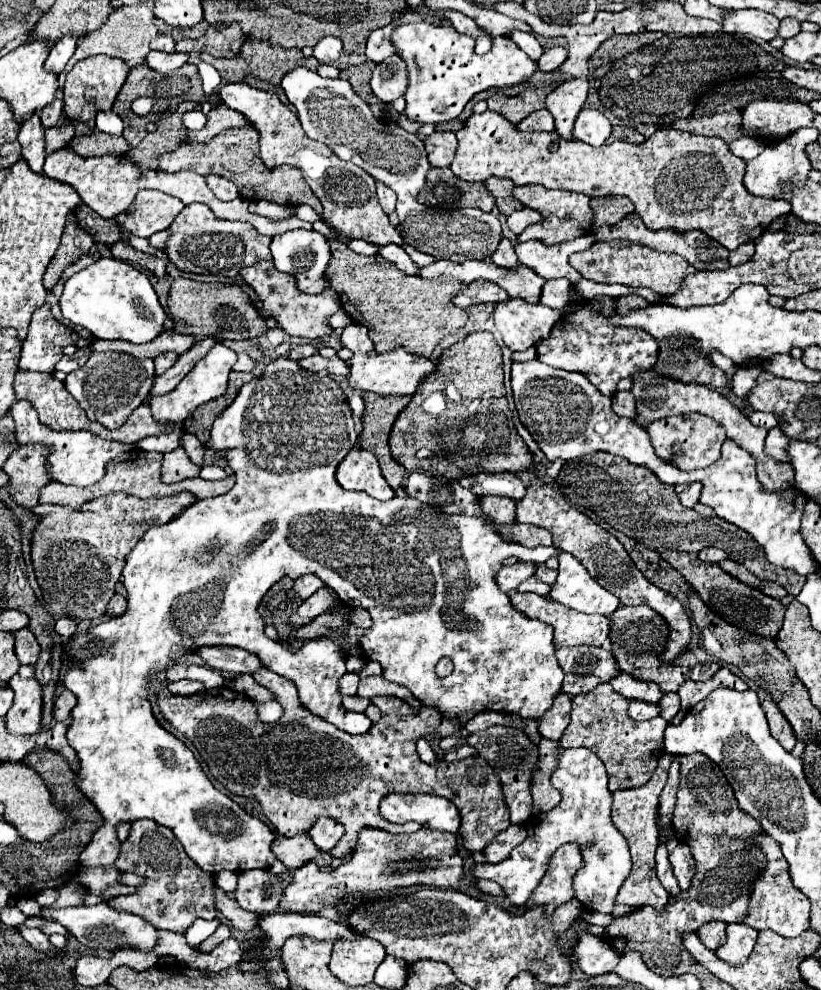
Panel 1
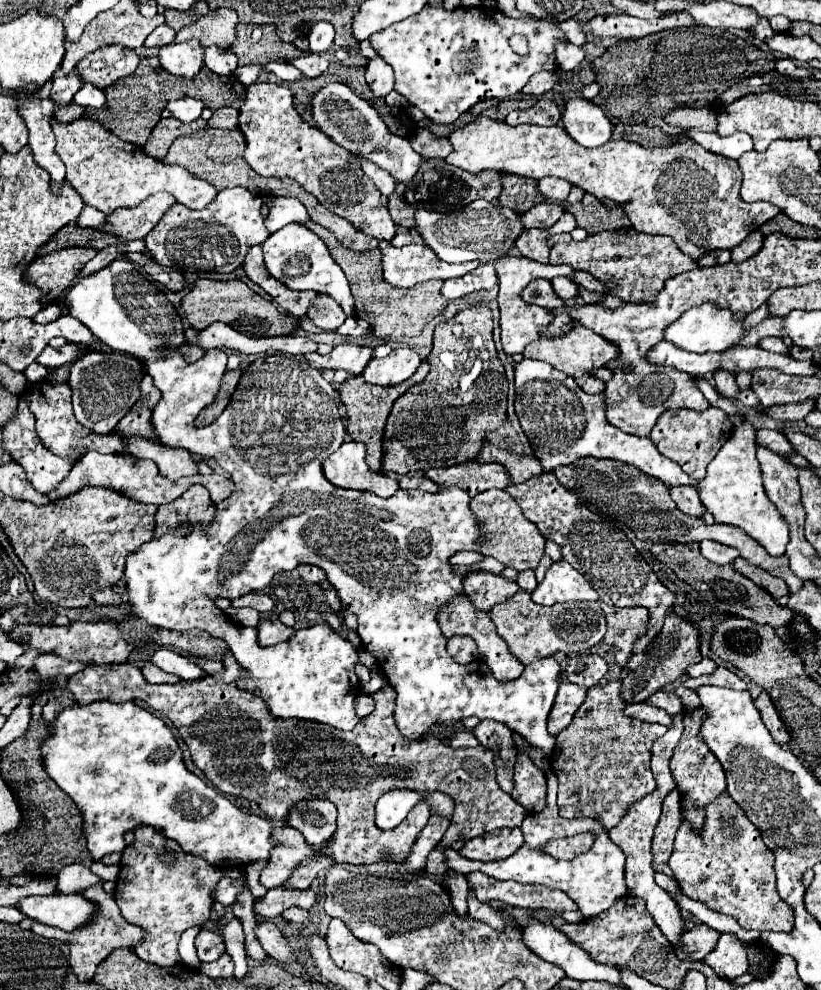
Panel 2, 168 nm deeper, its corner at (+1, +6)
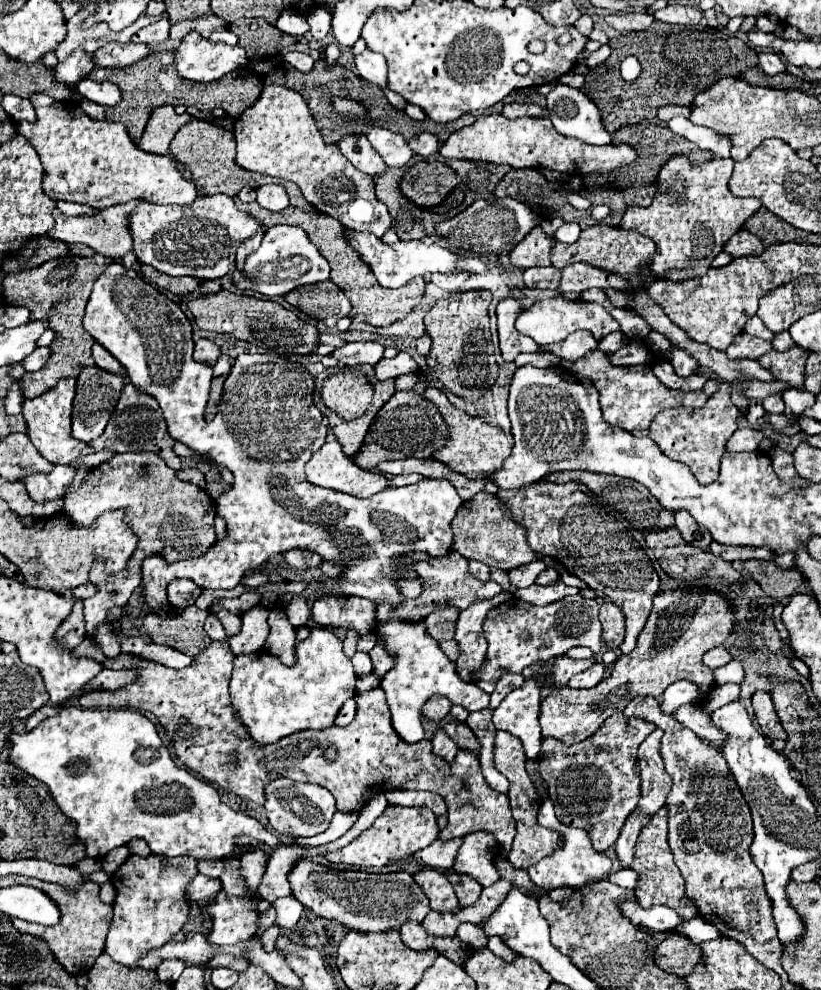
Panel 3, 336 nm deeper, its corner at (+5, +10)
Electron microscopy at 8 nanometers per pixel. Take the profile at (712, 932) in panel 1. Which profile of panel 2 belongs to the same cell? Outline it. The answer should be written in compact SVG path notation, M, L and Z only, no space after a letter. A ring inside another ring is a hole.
M695 925L691 927L681 943L683 943L683 949L675 949L675 953L681 957L681 959L691 959L691 961L703 961L703 957L715 949L717 945L717 939L719 939L719 931L711 929L709 925Z

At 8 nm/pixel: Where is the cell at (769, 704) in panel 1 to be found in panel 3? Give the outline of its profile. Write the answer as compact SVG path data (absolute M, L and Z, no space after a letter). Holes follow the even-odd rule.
M757 691L753 695L753 709L755 709L757 723L761 725L765 737L769 737L769 739L785 739L787 737L777 713L775 713L775 707L773 707L769 693Z

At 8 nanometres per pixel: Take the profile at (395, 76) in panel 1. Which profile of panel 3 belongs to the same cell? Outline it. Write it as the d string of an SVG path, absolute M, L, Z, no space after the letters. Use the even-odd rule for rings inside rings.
M365 49L361 55L355 55L355 67L365 81L377 87L387 85L387 63L381 53Z

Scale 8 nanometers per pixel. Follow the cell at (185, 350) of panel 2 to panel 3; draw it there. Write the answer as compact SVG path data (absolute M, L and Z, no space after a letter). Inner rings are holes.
M199 339L199 341L195 341L195 353L193 353L193 357L195 357L195 361L199 361L199 363L207 363L207 365L215 365L217 363L217 359L219 359L219 355L221 355L221 349L213 343L213 341L209 341L209 339Z

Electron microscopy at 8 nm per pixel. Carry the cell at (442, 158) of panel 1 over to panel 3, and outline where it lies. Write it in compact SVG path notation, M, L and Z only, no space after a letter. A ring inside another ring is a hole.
M421 133L421 135L417 135L417 137L413 137L413 139L409 141L409 147L413 149L415 155L429 157L429 155L433 155L433 153L439 151L441 143L437 141L435 135L431 135L431 133Z

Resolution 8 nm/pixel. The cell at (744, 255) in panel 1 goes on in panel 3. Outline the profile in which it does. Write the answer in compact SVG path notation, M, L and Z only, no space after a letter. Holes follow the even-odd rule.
M741 229L725 243L723 249L733 257L749 257L749 255L761 255L765 247L761 245L759 237L753 237L749 231Z

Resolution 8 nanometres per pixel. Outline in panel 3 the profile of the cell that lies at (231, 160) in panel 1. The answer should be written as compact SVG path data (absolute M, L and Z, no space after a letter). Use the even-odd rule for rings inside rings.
M193 119L189 123L185 123L177 135L173 137L171 145L171 155L177 157L179 163L183 163L191 175L193 175L193 183L205 193L205 195L215 195L215 193L223 193L223 195L229 195L229 197L235 197L243 187L261 187L265 183L277 183L277 185L283 185L289 199L291 199L291 205L293 207L299 207L299 209L305 209L305 211L315 211L303 197L301 197L301 191L297 189L295 183L291 181L285 181L285 179L277 179L277 177L269 177L269 175L261 175L261 173L249 173L245 169L241 169L233 157L235 157L235 137L233 133L225 133L225 129L217 129L217 125L213 125L211 121L201 121L201 119Z

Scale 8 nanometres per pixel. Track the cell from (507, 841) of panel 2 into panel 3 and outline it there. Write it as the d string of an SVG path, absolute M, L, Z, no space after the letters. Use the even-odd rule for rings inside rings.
M435 839L429 847L415 851L413 859L421 865L421 867L433 867L433 869L451 869L453 861L455 861L455 853L457 853L457 845L461 845L463 839L451 839L451 841L441 841Z

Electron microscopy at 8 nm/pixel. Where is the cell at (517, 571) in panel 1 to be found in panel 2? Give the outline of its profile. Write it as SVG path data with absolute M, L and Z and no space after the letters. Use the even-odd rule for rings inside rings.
M491 571L467 573L463 579L463 587L465 595L481 611L489 611L495 603L501 603L505 601L505 597L511 597L519 591L517 581L509 581L501 573Z

